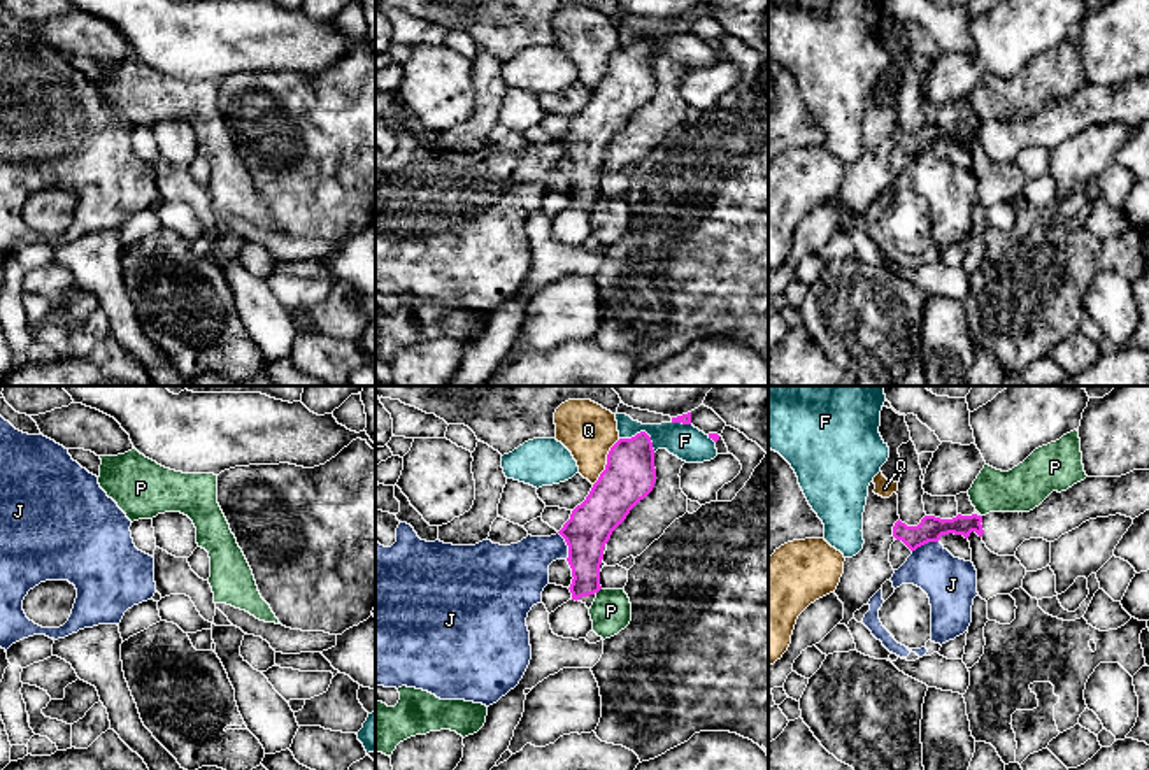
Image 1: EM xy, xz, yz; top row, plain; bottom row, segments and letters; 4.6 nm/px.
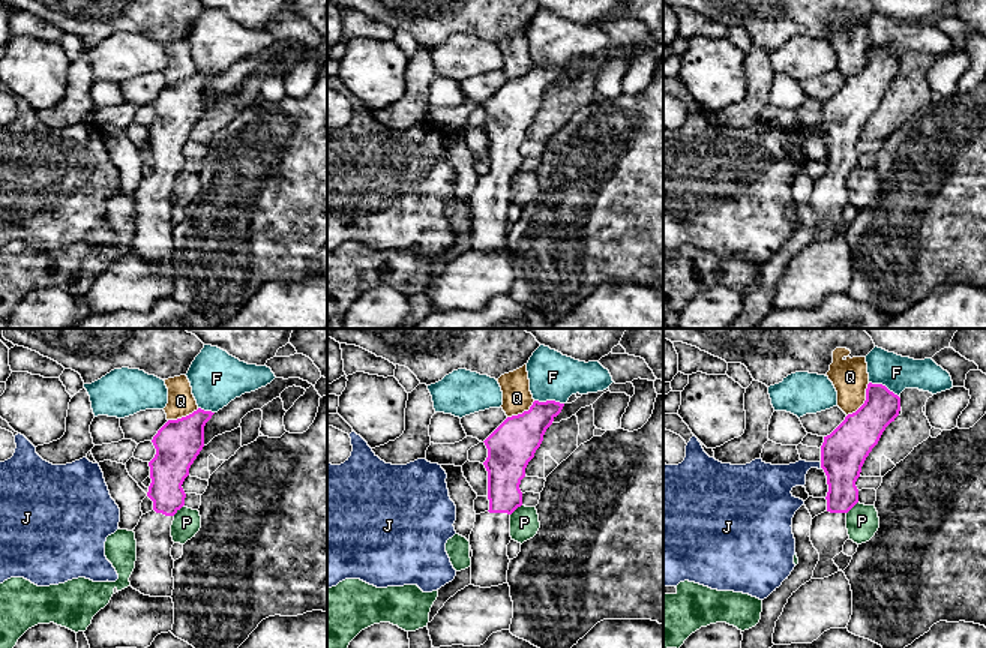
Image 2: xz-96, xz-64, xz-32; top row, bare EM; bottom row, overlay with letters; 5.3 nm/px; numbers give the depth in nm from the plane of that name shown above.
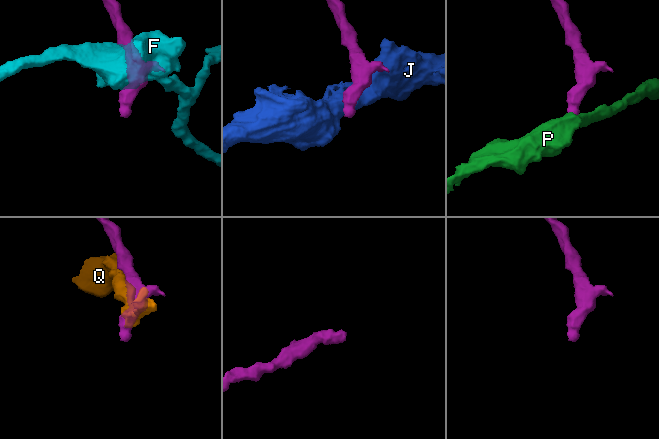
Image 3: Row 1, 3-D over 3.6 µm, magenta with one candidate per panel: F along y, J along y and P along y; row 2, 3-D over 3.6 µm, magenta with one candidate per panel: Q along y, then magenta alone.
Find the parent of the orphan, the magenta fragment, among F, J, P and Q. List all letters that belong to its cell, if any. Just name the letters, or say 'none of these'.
none of these

